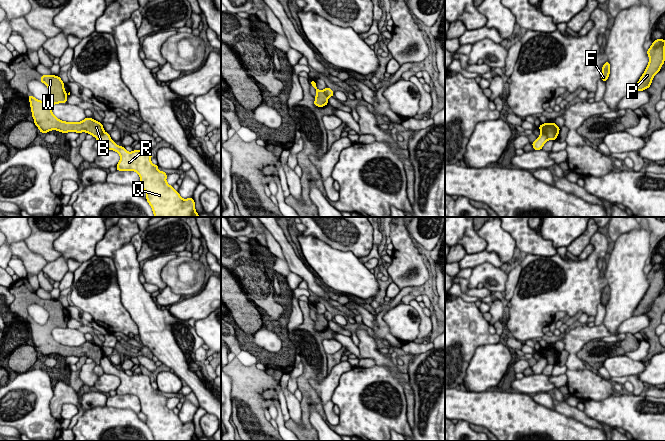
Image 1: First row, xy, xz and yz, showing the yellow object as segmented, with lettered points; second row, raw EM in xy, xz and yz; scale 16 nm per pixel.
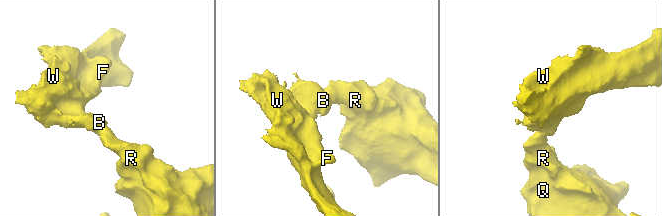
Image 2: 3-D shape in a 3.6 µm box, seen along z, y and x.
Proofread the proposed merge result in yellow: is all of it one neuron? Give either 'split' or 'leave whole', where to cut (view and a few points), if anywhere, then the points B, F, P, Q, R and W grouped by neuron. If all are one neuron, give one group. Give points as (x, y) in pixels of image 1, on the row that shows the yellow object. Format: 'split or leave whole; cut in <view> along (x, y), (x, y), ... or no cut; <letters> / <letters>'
split; cut in xy along (103, 131), (99, 141); B F P W / Q R

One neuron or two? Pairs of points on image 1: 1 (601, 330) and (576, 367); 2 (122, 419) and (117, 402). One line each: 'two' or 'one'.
1: one
2: two

